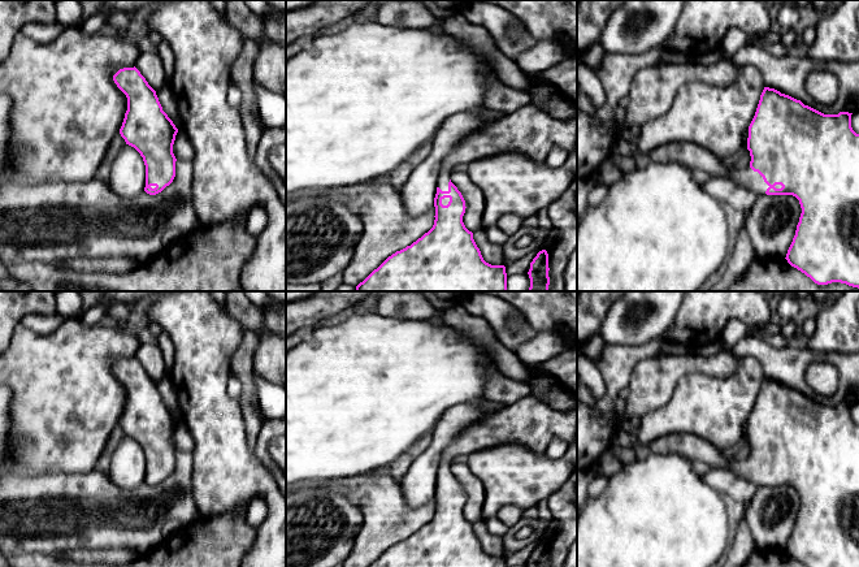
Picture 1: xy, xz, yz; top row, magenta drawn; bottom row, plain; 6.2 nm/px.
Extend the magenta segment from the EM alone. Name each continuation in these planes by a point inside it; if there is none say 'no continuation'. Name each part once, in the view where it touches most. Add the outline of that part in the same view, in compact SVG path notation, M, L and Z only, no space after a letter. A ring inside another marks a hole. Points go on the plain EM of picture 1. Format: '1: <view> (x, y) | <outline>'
1: yz (693, 448) | M691 433L667 434L652 441L648 447L654 454L677 454L691 462L702 462L711 468L729 468L737 476L752 480L762 486L765 486L769 479L763 468L750 458L742 462L732 462L711 442Z

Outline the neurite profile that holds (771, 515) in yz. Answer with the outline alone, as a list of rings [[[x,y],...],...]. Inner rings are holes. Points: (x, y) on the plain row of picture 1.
[[[759,485],[743,520],[760,550],[786,549],[801,505],[799,492],[793,486]]]

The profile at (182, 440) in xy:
[[[179,420],[175,427],[175,432],[173,436],[173,445],[175,450],[188,451],[191,454],[195,450],[195,440],[182,420]]]

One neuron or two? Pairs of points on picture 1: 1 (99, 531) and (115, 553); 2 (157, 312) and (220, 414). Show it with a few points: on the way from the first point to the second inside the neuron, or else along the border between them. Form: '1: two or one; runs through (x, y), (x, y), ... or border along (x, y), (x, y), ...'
1: two; border along (125, 548), (83, 548), (81, 550)
2: one; runs through (183, 334), (202, 353), (202, 388)

